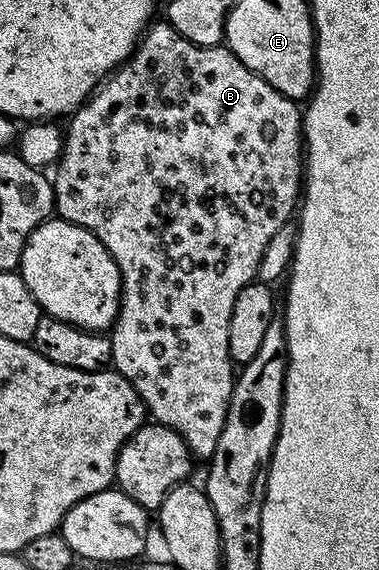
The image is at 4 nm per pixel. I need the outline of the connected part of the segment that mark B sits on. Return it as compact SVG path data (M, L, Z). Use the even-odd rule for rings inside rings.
M166 19L152 20L147 26L142 37L139 38L139 44L135 46L135 50L131 52L130 57L115 70L114 73L103 78L99 83L98 89L70 114L69 120L65 125L65 134L63 136L63 152L60 153L57 162L57 168L53 173L53 184L55 187L55 208L54 212L58 214L62 220L85 227L105 246L109 251L109 255L117 263L119 268L119 278L121 279L121 296L119 299L119 313L115 317L115 323L109 330L111 338L111 365L114 372L121 374L125 379L129 379L129 383L137 391L137 395L143 401L144 410L148 414L151 413L156 422L161 425L167 425L173 431L177 431L181 435L181 439L187 444L191 451L192 458L210 459L213 451L217 451L217 439L221 439L221 431L225 427L225 419L229 411L229 403L231 402L231 392L235 386L236 374L233 372L233 362L229 355L229 315L233 315L233 303L237 300L237 295L241 295L241 287L245 287L251 281L256 280L259 264L261 263L261 255L265 255L265 246L269 243L269 239L273 239L273 234L282 227L285 222L292 220L293 214L296 212L297 206L301 201L301 186L305 181L305 142L303 140L303 113L301 112L294 100L286 97L281 91L277 91L269 83L265 83L265 79L261 79L261 75L257 75L249 67L245 67L245 63L241 63L241 59L237 59L237 55L233 55L230 49L222 44L217 45L194 45L189 43L189 39L185 39L174 29Z

